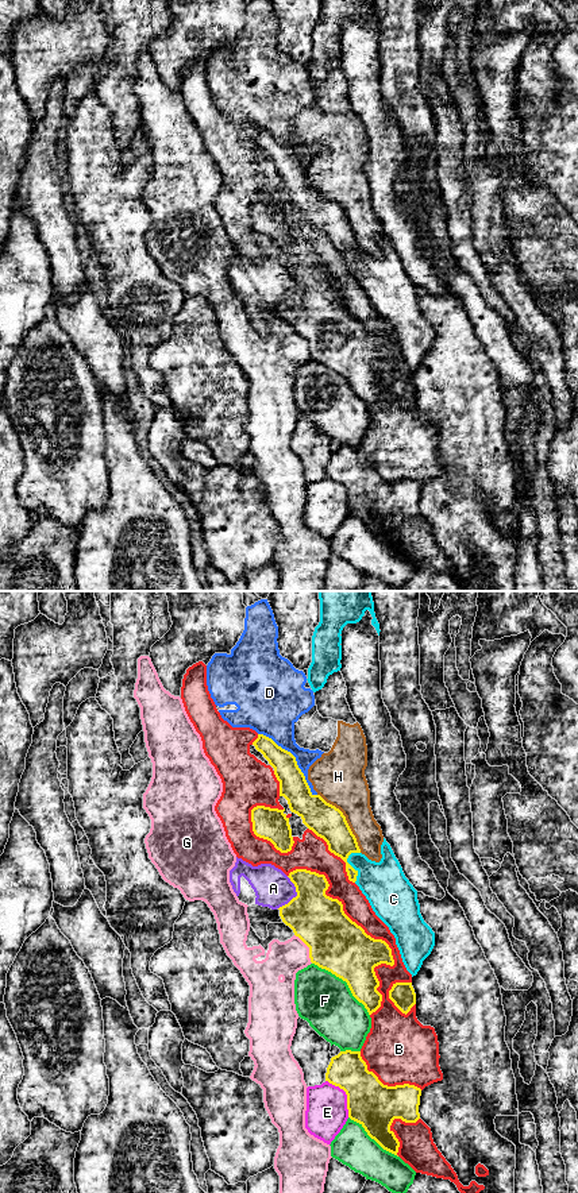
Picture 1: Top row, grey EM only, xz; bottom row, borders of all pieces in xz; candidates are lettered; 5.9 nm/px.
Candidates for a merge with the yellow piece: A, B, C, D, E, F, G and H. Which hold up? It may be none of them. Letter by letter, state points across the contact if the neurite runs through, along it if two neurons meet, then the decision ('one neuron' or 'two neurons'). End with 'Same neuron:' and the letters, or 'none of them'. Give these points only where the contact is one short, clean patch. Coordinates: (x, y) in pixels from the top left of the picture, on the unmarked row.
A: two neurons
B: two neurons
C: two neurons
D: two neurons
E: two neurons
F: two neurons
G: two neurons
H: two neurons
Same neuron: none of them

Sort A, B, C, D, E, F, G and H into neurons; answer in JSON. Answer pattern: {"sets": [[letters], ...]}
{"sets": [["A"], ["B"], ["C"], ["D"], ["E"], ["F"], ["G"], ["H"]]}

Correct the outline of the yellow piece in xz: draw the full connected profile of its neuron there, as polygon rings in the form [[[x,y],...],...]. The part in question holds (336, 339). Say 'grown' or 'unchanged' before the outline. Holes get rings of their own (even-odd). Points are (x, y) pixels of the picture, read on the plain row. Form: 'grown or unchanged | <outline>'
unchanged | [[[296,265],[288,273],[294,279],[297,292],[278,304],[282,317],[309,343],[311,358],[346,377],[352,391],[371,410],[382,397],[374,363],[381,359],[394,360],[392,344],[385,336],[371,333],[352,317],[344,309],[342,297],[325,290],[330,279],[324,270]]]

